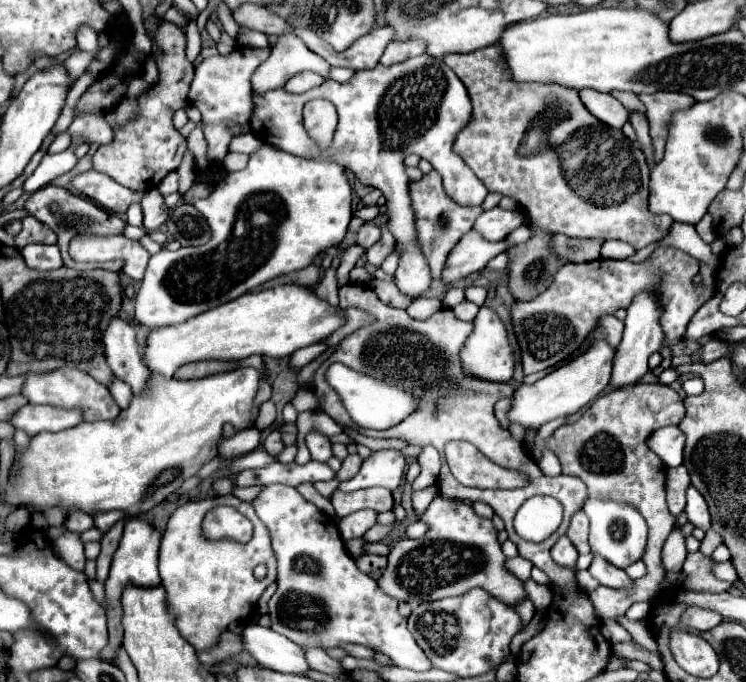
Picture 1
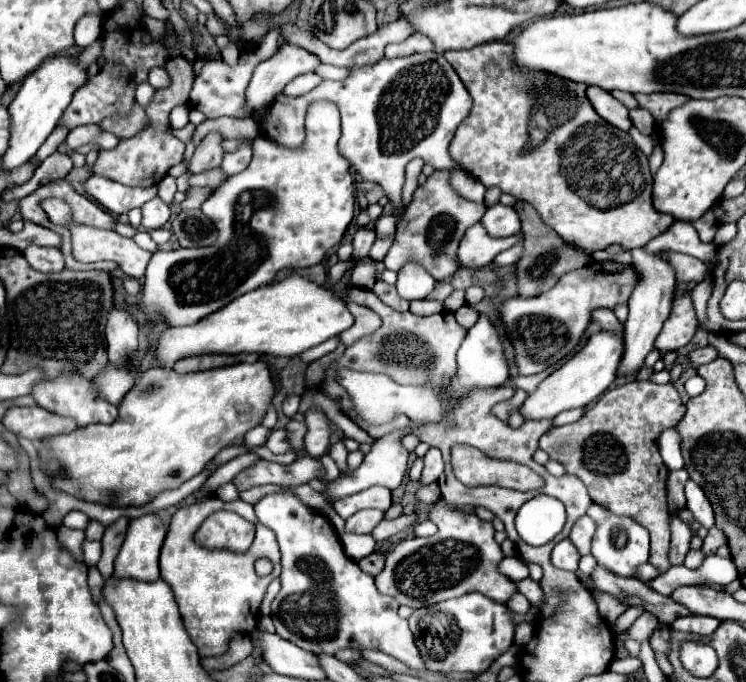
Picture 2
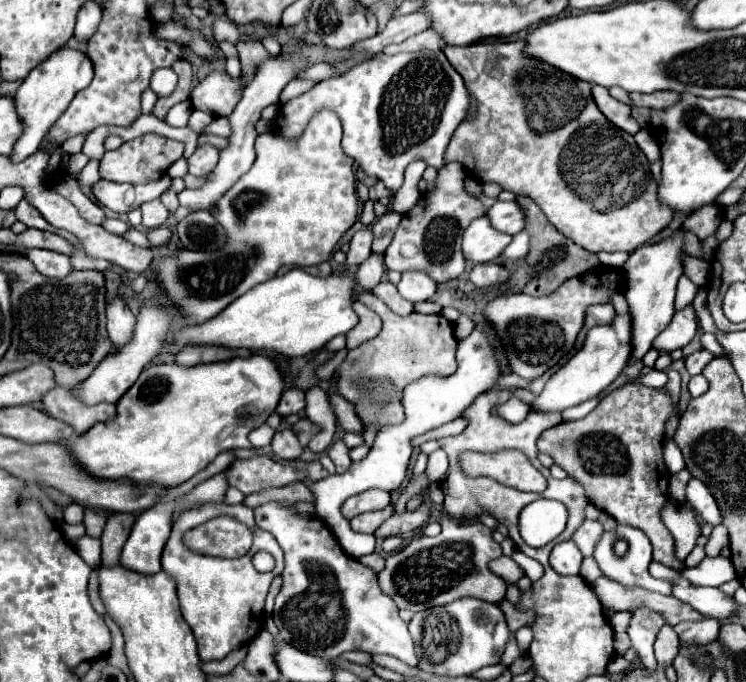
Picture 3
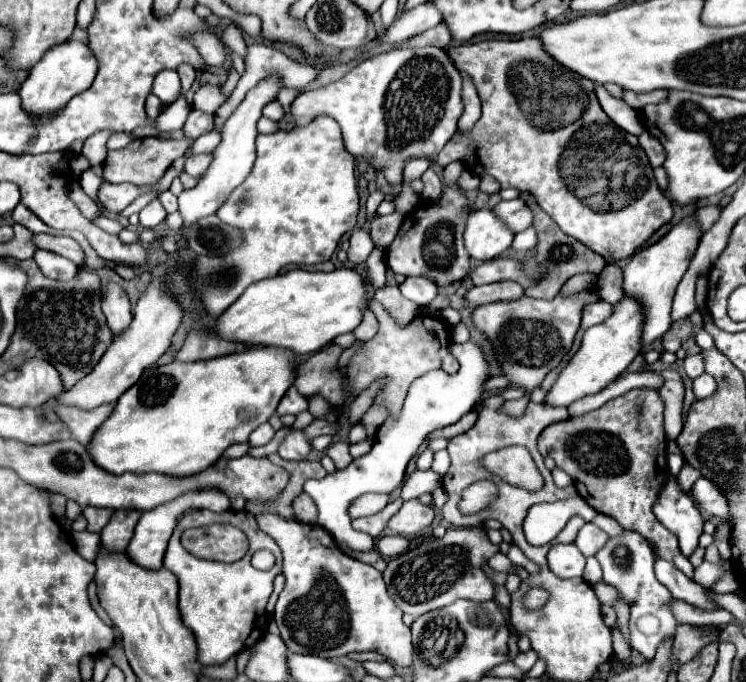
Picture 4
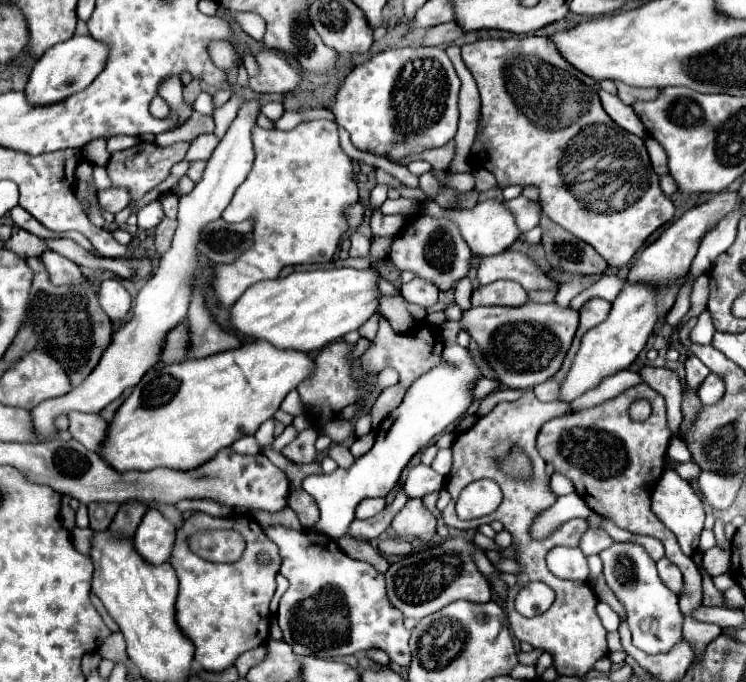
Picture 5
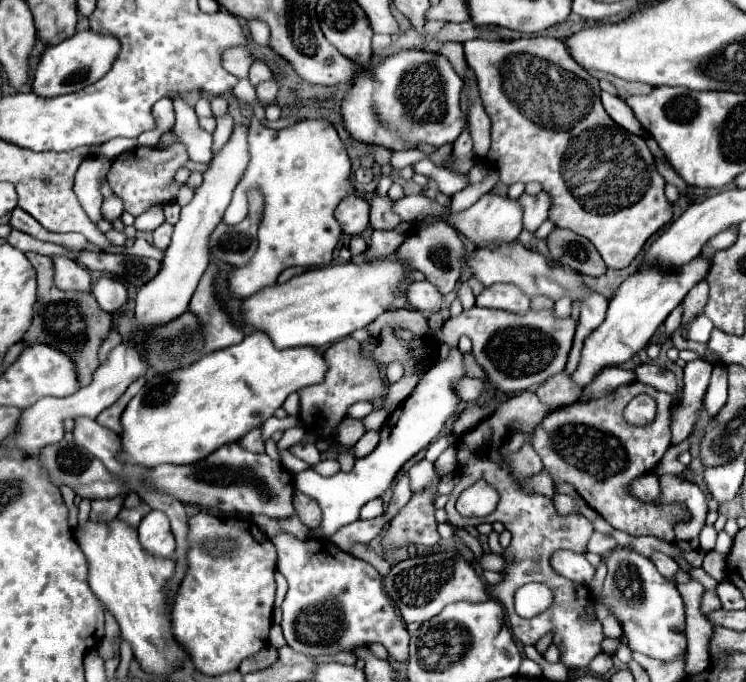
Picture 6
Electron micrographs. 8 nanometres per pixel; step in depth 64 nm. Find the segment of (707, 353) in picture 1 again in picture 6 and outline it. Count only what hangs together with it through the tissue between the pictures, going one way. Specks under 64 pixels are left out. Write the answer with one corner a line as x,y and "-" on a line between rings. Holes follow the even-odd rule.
694,360
684,366
684,388
682,388
682,400
676,404
672,418
670,418
670,430
672,430
672,444
680,444
686,440
700,418
700,412
704,410
704,394
710,384
712,364
704,360

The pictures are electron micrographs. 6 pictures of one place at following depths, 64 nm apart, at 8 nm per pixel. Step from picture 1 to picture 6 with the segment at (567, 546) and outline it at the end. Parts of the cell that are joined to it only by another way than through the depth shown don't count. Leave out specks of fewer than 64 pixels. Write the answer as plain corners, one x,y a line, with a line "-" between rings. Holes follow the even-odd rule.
556,552
556,556
552,556
552,568
558,574
584,586
590,586
596,572
596,568
582,554
576,552

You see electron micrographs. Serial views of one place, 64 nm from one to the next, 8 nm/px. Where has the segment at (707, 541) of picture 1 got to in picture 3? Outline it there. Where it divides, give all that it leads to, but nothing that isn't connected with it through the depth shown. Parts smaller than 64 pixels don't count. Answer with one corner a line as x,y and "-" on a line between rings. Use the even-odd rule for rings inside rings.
718,524
714,526
712,534
710,534
710,540
706,544
706,556
718,556
720,550
728,544
728,530
724,524

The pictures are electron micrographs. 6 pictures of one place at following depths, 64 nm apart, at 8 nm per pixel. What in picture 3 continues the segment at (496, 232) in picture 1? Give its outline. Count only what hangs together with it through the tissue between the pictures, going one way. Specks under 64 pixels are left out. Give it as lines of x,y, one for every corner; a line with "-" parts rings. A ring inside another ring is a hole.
498,200
486,214
492,220
492,226
500,228
500,232
518,234
526,226
526,216
516,202

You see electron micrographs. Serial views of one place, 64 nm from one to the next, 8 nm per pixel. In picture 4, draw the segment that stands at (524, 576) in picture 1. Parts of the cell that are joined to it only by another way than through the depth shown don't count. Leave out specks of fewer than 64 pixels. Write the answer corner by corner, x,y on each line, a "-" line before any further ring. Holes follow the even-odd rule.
496,552
490,560
488,560
488,564
496,570
496,572
506,572
506,574
510,574
512,572
512,562
506,558
506,554
502,554
502,552

